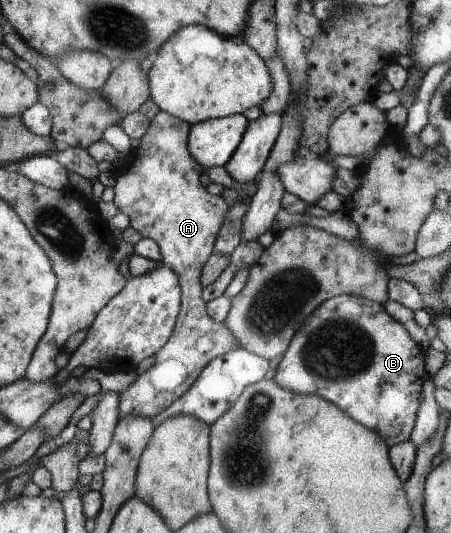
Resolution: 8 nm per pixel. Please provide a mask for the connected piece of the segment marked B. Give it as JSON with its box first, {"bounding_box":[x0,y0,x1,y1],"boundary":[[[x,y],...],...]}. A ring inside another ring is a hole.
{"bounding_box":[273,295,426,446],"boundary":[[[337,295],[322,303],[298,328],[288,350],[276,361],[273,380],[292,392],[322,396],[342,408],[342,412],[354,416],[358,424],[375,431],[385,444],[393,446],[409,440],[413,431],[418,392],[426,380],[424,352],[412,342],[404,326],[386,314],[382,305],[355,295]]]}

